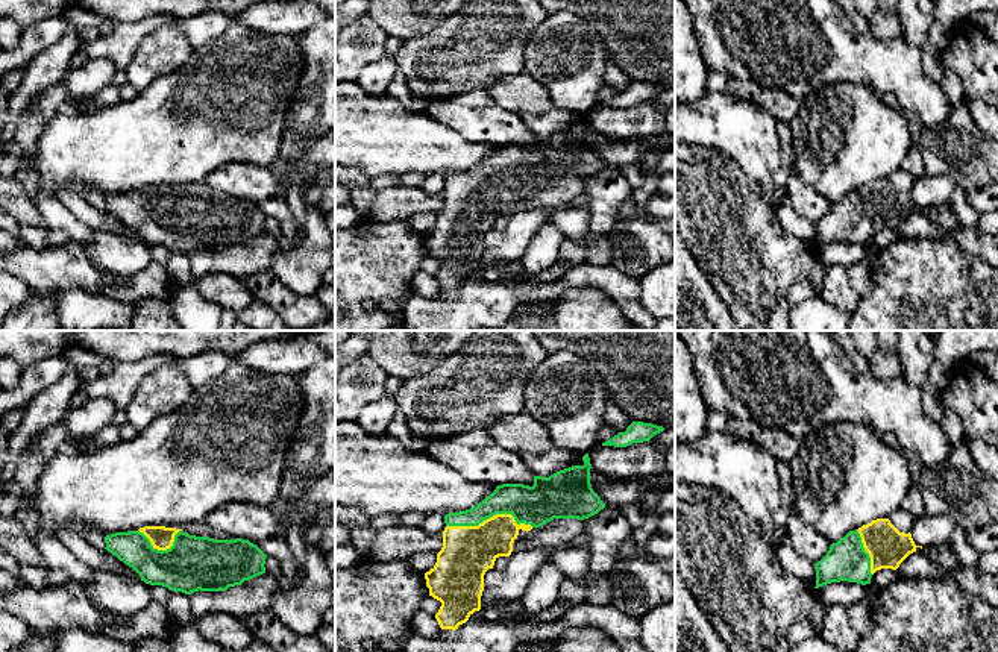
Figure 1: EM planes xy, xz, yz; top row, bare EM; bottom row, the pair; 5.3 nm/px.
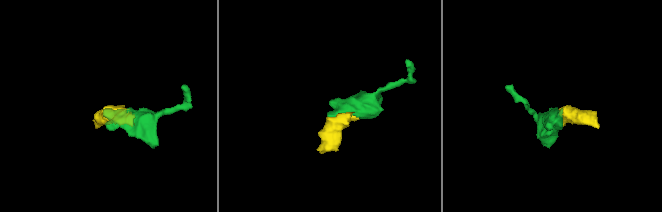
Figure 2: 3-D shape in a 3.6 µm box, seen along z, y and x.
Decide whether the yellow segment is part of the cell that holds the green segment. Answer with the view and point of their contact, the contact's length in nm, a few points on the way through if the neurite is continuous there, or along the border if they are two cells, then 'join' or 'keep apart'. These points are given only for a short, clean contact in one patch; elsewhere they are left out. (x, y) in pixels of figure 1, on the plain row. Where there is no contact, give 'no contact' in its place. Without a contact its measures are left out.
xz (490, 176) | 460 nm | join

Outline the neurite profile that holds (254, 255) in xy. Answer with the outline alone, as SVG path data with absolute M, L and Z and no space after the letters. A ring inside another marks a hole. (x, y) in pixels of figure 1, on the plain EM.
M262 234L224 252L199 250L188 255L188 258L196 281L208 273L226 273L244 279L256 271L267 270L278 249L281 247L276 238Z

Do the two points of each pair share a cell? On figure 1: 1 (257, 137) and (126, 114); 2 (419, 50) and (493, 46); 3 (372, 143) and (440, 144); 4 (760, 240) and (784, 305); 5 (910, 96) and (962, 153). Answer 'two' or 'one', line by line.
1: one
2: one
3: one
4: two
5: two

